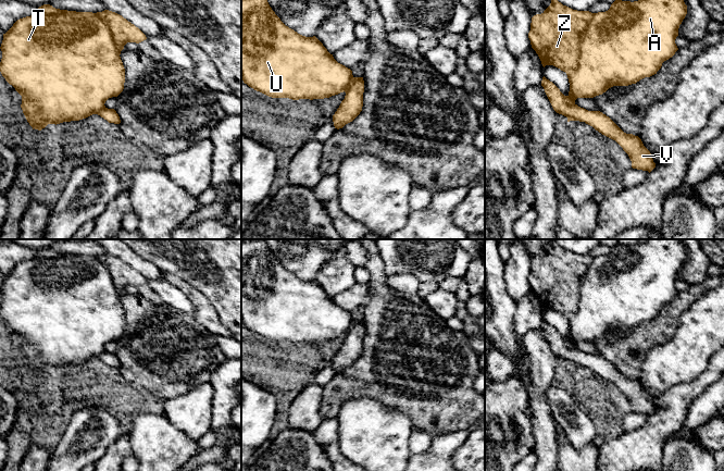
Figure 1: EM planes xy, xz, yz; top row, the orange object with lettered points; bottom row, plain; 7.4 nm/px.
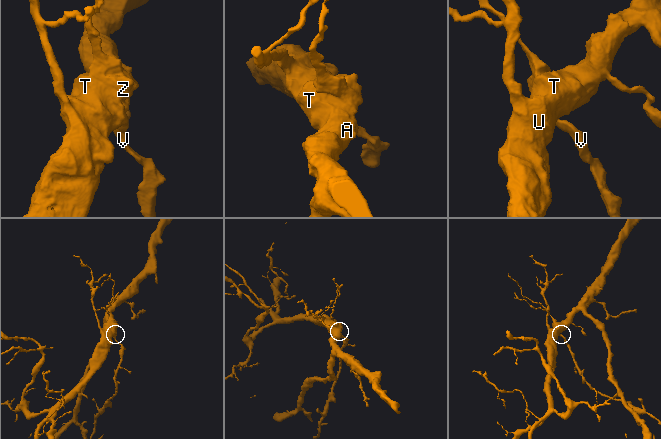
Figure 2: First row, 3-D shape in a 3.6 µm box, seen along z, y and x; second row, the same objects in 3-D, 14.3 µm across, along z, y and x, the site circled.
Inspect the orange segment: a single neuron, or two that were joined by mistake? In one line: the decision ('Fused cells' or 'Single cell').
Fused cells

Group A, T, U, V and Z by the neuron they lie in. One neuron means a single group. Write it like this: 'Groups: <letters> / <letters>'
Groups: A T U Z / V

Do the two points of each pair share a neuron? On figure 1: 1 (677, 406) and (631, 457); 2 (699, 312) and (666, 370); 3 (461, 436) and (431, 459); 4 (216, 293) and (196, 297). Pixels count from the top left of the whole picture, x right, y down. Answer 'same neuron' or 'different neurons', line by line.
1: same neuron
2: same neuron
3: same neuron
4: different neurons

